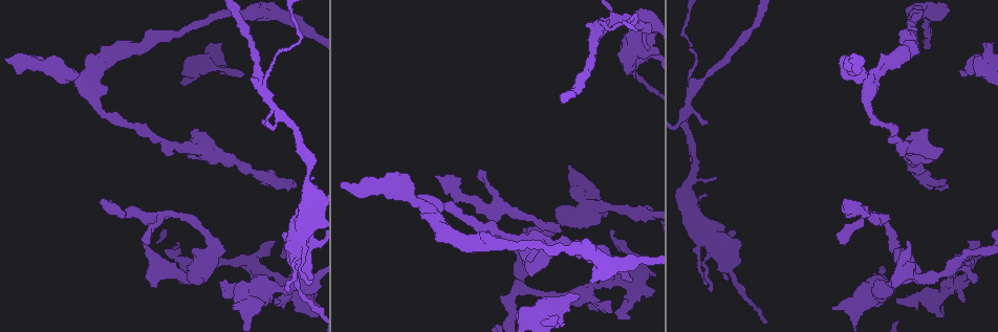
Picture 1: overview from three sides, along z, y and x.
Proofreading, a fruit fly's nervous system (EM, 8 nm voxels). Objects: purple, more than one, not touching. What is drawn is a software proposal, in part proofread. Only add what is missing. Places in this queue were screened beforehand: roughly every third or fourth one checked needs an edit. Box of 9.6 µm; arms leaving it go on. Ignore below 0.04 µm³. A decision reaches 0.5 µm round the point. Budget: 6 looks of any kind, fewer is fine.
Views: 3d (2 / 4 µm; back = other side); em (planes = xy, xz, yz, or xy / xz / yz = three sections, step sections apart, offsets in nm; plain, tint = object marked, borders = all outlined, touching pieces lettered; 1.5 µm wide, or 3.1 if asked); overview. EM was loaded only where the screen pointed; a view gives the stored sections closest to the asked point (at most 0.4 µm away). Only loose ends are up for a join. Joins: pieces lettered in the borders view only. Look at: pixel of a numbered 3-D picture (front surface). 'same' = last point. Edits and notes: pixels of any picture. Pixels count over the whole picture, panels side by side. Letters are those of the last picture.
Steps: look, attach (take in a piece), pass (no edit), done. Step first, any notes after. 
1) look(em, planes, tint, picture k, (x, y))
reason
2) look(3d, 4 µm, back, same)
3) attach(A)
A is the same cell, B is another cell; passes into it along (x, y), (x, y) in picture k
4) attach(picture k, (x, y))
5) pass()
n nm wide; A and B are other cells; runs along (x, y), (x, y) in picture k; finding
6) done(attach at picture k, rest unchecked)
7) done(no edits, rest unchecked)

look(3d, 2 µm, picture 1, (295, 186))
long arm stops here

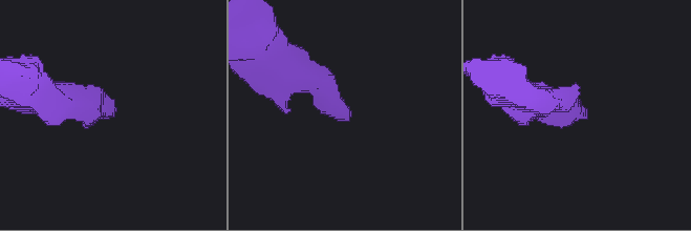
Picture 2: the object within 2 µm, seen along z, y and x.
look(em, xy, step 4, borders, picture 2, (585, 115))
need the tissue

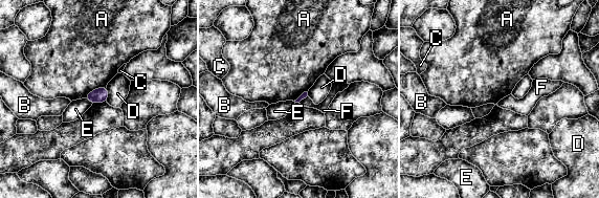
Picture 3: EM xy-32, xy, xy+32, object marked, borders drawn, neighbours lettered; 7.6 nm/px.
pass()
A, B, C, D, E and F are other cells; none of them fits

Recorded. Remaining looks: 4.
look(em, xz, step 4, borders, picture 1, (232, 306))
an open end

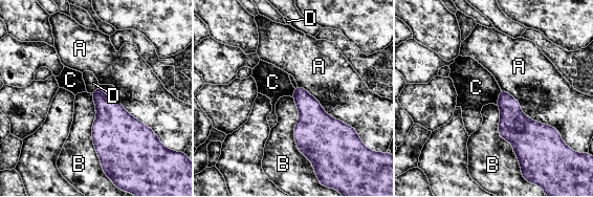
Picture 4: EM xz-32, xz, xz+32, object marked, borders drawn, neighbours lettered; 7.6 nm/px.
look(em, planes, borders, same)
cut it another way

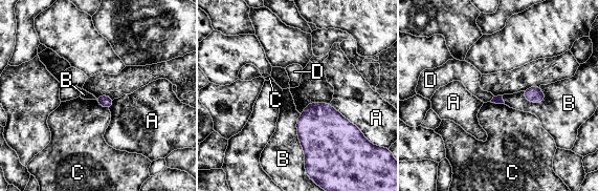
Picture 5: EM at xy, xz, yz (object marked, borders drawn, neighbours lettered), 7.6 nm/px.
pass()
A, B, C and D are other cells; border along (300, 114), (296, 133), (305, 166) in picture 5; no lettered piece goes on from it

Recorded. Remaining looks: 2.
look(em, yz, step 8, borders, picture 1, (842, 202))
free end

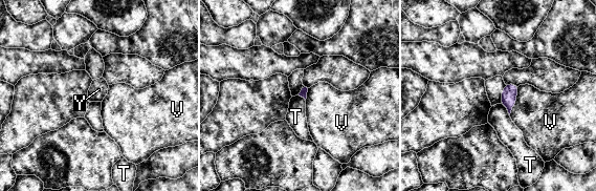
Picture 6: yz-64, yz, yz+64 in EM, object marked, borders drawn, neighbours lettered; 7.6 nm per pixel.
look(em, xz, step 8, borders, same)
cut it another way

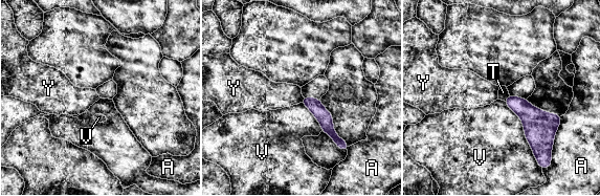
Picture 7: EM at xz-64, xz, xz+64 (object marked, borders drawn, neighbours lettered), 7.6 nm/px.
pass()
V touches over 550 nm; A, T, V and Y are other cells; runs along (305, 100), (325, 117), (340, 144) in picture 7; no lettered piece goes on from it

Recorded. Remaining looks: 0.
done(no edits, rest unchecked)

